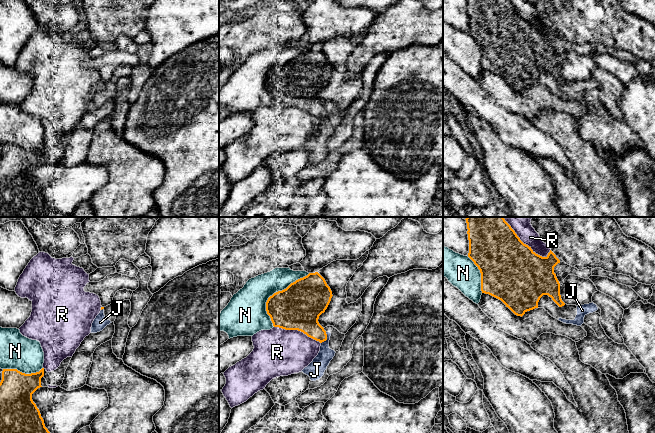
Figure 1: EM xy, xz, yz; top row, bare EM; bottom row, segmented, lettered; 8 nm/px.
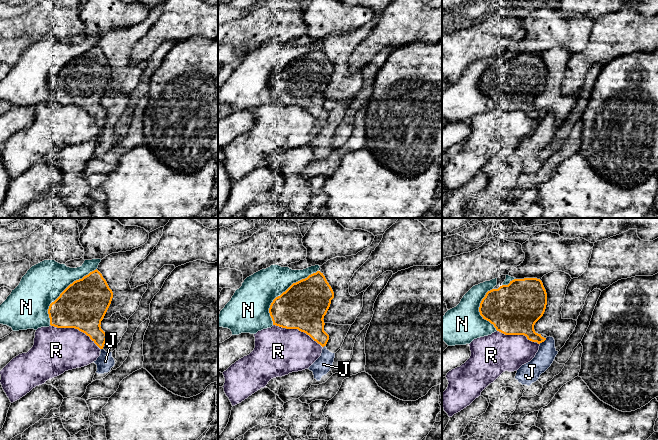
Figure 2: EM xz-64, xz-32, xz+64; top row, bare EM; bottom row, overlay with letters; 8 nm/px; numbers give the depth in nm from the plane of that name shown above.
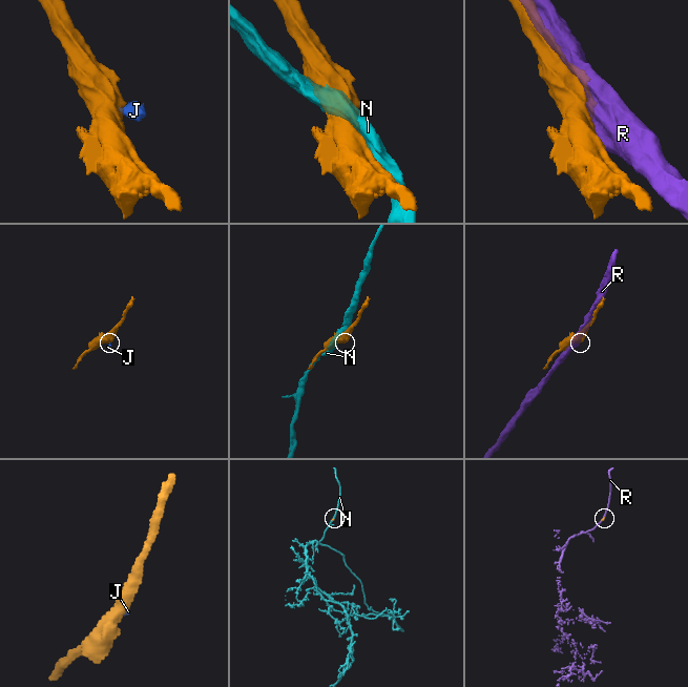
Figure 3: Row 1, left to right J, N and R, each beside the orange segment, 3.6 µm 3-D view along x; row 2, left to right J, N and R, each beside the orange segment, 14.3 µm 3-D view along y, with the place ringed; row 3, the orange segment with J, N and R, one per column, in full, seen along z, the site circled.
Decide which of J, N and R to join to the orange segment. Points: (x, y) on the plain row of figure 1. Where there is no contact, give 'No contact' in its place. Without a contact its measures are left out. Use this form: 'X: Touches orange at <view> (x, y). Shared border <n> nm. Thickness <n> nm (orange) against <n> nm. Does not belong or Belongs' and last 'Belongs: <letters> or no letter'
J: Touches orange at xz (326, 114). Shared border 100 nm. Thickness 220 nm (orange) against 140 nm. Does not belong
N: Touches orange at xz (274, 69). Shared border 500 nm. Thickness 360 nm (orange) against 300 nm. Does not belong
R: Touches orange at yz (525, 20). Shared border 420 nm. Thickness 480 nm (orange) against 140 nm. Does not belong
Belongs: no letter

